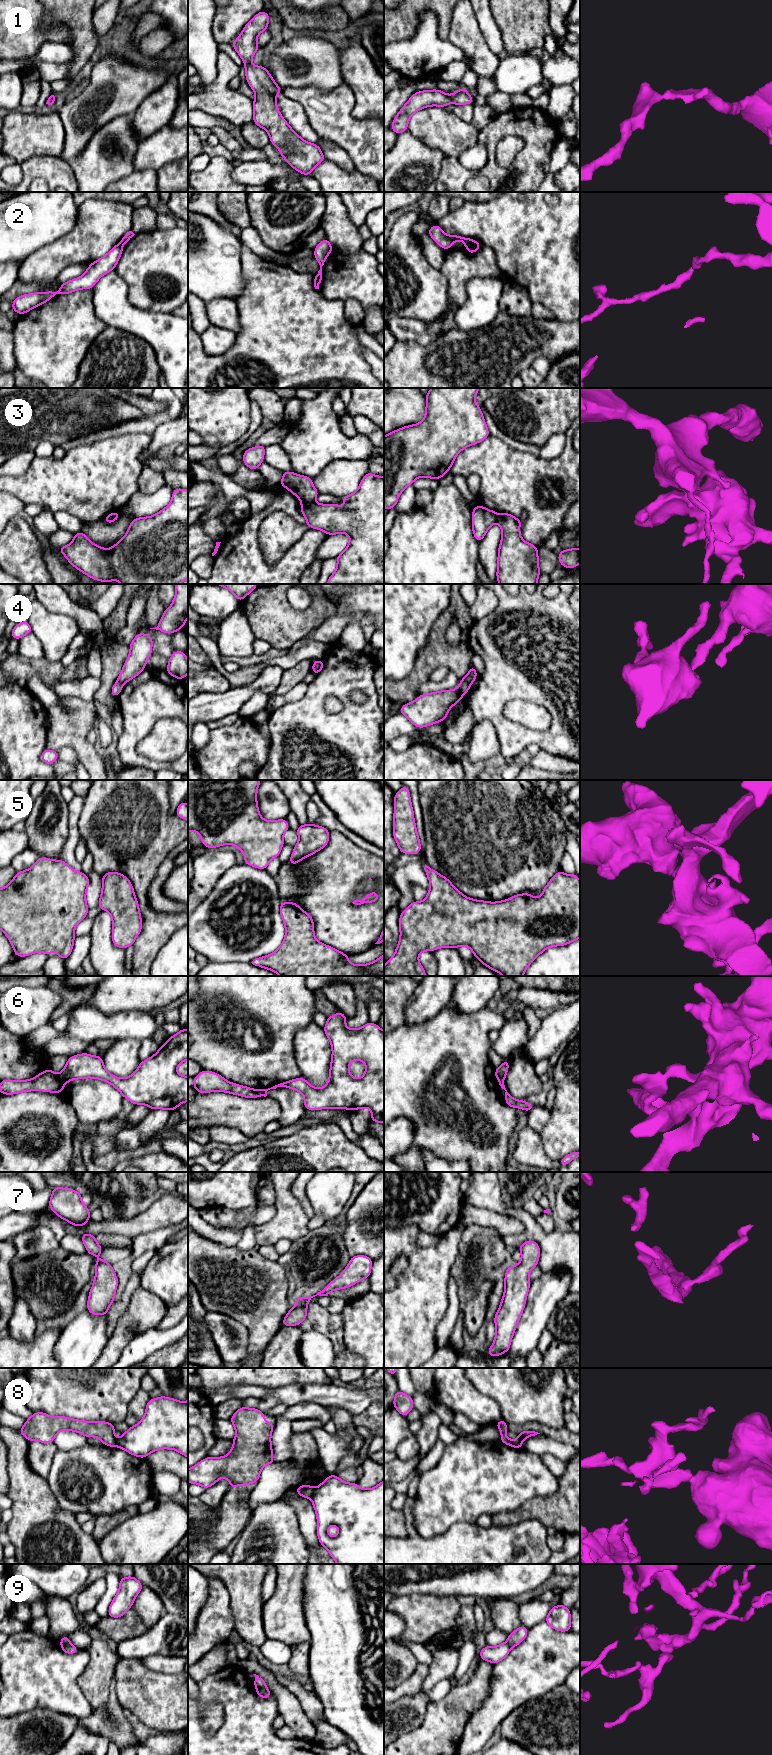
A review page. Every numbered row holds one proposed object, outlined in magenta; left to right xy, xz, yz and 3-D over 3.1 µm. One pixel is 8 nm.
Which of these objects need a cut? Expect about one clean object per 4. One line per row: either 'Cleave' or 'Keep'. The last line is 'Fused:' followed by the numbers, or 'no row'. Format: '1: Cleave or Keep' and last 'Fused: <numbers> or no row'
1: Keep
2: Cleave
3: Cleave
4: Cleave
5: Keep
6: Cleave
7: Keep
8: Cleave
9: Cleave
Fused: 2, 3, 4, 6, 8, 9

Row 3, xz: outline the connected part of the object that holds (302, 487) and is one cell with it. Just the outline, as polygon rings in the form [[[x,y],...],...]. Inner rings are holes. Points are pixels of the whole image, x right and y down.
[[[283,471],[283,478],[279,484],[291,491],[303,502],[312,502],[319,494],[317,489],[313,486],[312,478],[294,472]]]

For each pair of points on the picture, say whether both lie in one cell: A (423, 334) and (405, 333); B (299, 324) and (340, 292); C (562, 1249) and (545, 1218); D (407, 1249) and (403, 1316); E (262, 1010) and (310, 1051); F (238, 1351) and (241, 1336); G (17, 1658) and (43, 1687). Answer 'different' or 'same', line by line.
A: same
B: different
C: different
D: same
E: different
F: same
G: same

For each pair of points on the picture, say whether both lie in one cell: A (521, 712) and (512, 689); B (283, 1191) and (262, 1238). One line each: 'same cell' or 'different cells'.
A: different cells
B: same cell

